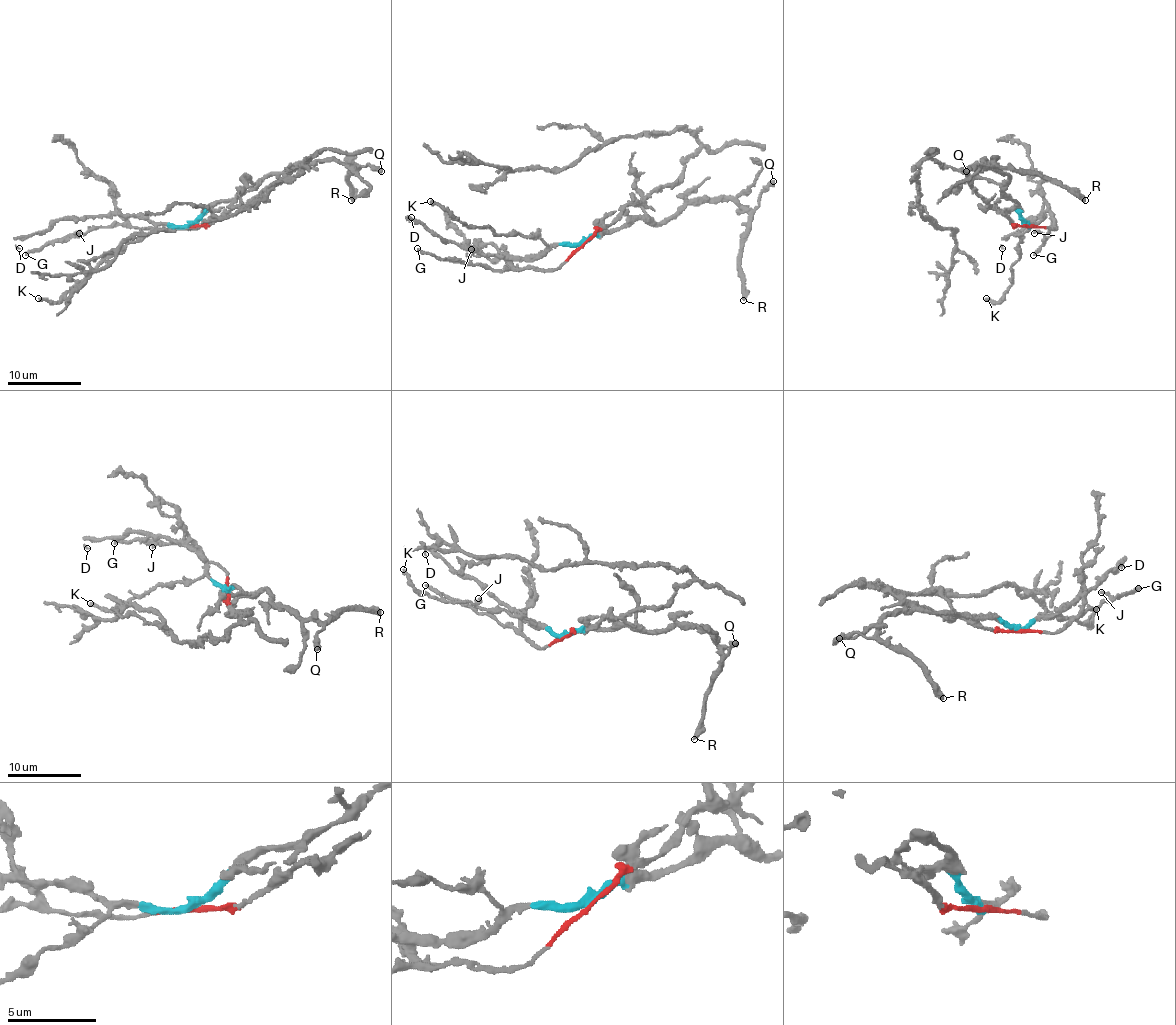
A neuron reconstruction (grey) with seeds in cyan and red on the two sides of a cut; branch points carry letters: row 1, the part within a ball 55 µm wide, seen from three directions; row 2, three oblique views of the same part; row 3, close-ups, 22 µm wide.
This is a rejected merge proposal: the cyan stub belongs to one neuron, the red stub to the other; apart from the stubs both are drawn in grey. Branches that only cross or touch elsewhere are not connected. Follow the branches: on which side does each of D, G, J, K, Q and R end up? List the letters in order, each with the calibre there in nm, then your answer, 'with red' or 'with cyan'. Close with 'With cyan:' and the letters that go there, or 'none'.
D: 120 nm thick; with cyan
G: 240 nm thick; with red
J: 200 nm thick; with red
K: 320 nm thick; with cyan
Q: 500 nm thick; with cyan
R: 440 nm thick; with cyan
With cyan: D, K, Q, R

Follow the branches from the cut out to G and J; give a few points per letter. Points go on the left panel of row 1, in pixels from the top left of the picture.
G: (190, 226), (163, 229), (126, 228), (120, 224), (93, 226), (80, 235), (49, 240), (25, 255)
J: (190, 226), (163, 229), (126, 228), (120, 224), (93, 226), (78, 233)

